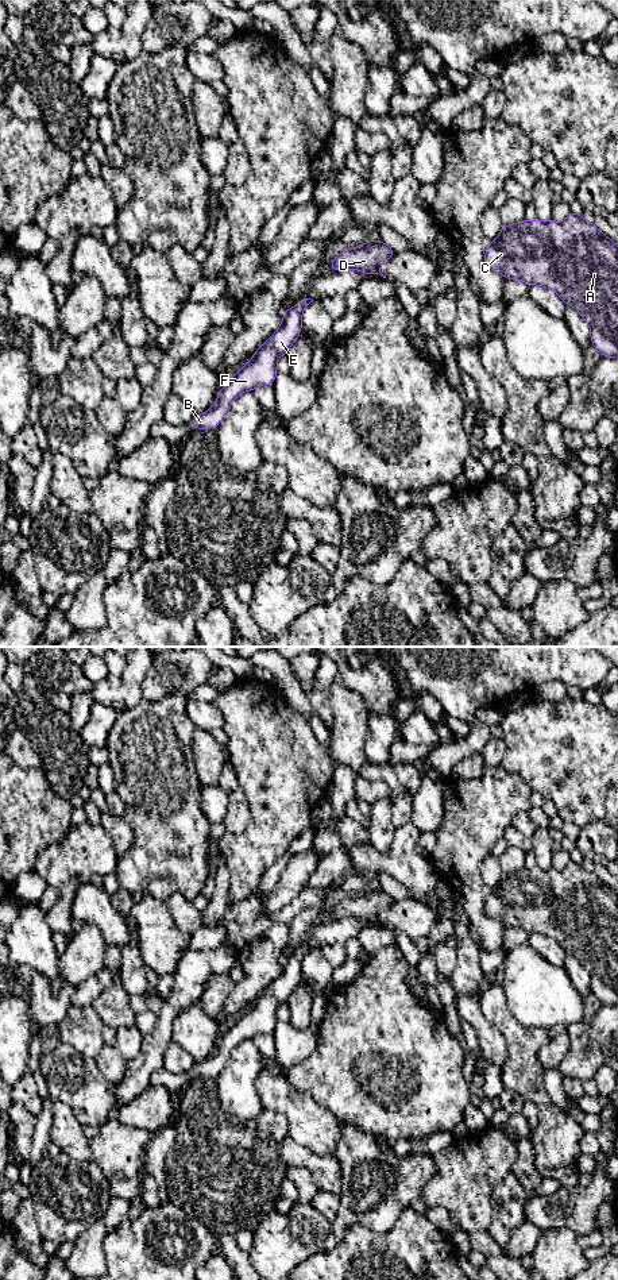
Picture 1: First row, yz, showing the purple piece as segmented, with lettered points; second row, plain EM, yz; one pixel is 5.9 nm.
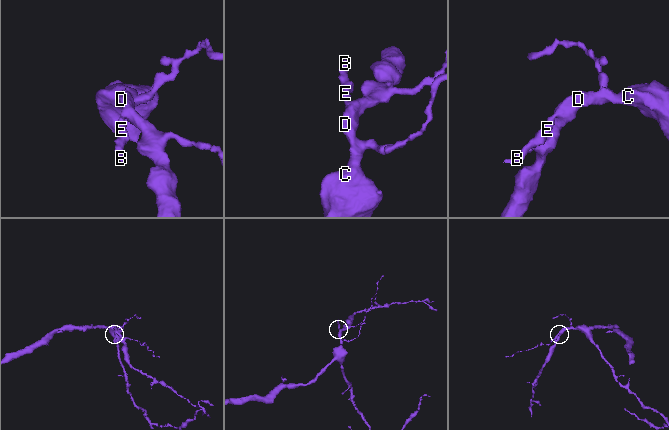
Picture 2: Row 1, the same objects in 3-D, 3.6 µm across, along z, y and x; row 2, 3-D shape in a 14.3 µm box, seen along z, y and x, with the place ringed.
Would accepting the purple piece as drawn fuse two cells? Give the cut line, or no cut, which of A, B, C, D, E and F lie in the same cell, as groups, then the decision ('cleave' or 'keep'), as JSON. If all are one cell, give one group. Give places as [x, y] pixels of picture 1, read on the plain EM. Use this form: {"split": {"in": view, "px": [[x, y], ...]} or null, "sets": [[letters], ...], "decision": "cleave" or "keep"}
{"split": null, "sets": [["A", "B", "C", "D", "E", "F"]], "decision": "keep"}

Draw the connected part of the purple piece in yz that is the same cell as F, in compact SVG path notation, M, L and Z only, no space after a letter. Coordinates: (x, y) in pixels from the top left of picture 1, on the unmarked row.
M304 946L283 960L281 975L255 999L252 1007L220 1037L216 1052L208 1060L194 1064L192 1069L194 1077L216 1077L239 1042L255 1038L258 1034L273 1033L278 1022L277 1009L281 1003L287 1002L294 988L300 984L302 960L312 949L312 946Z

